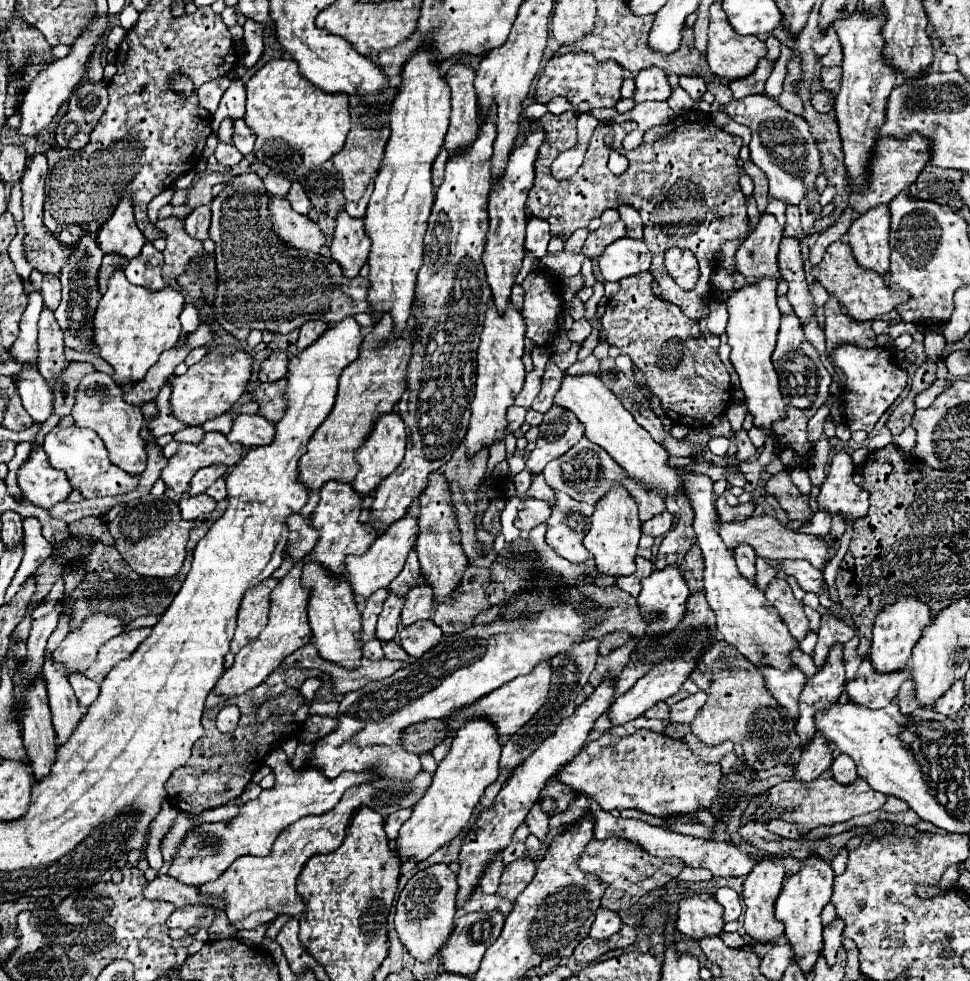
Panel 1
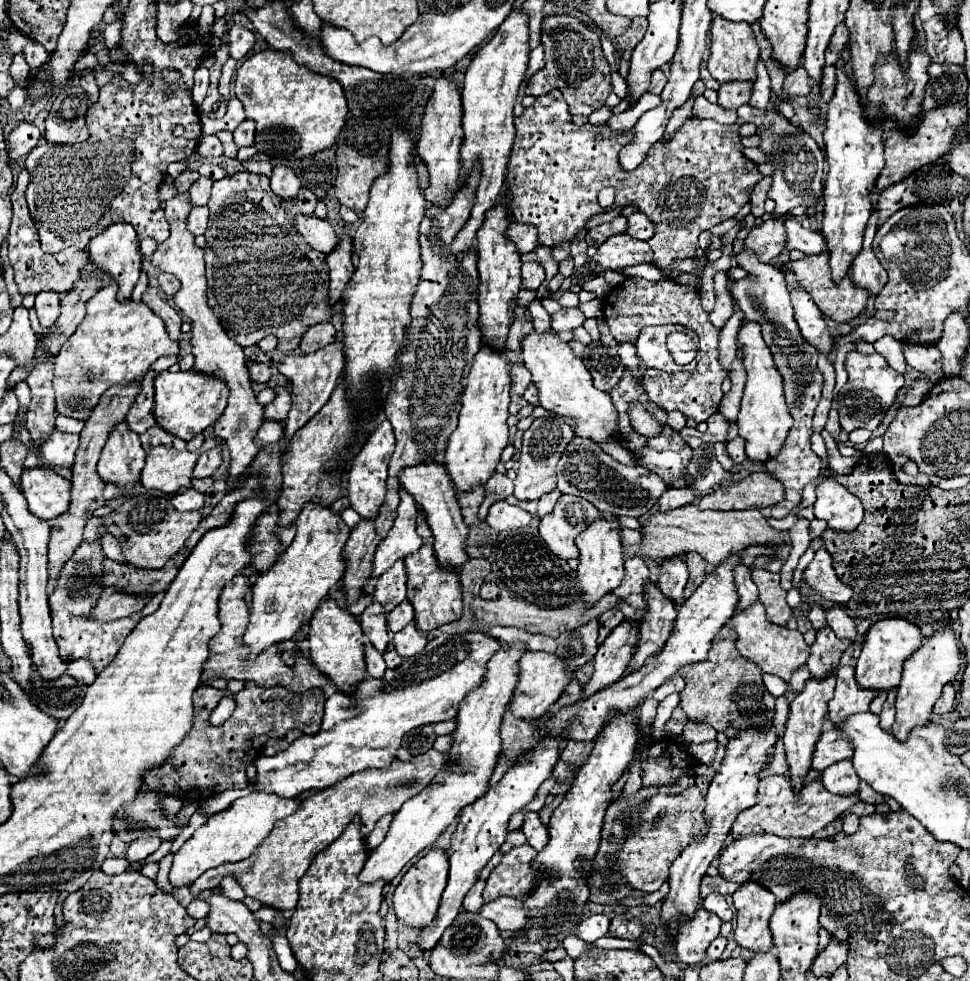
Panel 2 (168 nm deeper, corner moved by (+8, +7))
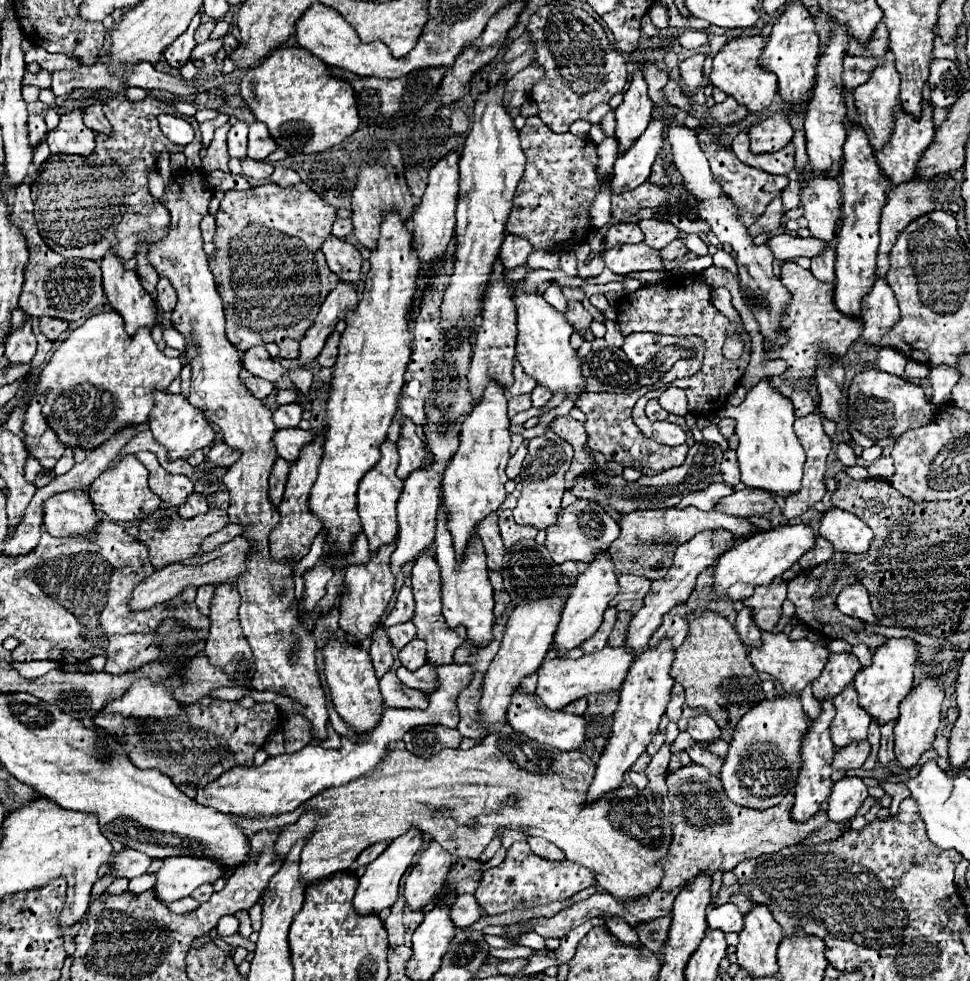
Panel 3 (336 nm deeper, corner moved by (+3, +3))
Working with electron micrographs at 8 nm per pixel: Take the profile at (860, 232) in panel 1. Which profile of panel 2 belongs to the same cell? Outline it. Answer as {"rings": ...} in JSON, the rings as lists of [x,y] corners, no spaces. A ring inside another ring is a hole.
{"rings":[[[873,211],[867,229],[865,229],[865,241],[863,241],[863,251],[855,257],[855,263],[851,267],[851,279],[857,287],[865,289],[869,295],[877,297],[883,289],[883,285],[887,283],[887,271],[883,269],[883,265],[877,261],[873,249],[871,249],[871,241],[875,237],[877,231],[877,215]]]}

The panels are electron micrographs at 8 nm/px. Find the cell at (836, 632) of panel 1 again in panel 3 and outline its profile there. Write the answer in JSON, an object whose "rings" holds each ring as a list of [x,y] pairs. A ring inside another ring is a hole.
{"rings":[[[830,653],[828,663],[818,679],[812,681],[812,691],[818,701],[836,697],[848,683],[852,683],[860,661],[854,653]]]}

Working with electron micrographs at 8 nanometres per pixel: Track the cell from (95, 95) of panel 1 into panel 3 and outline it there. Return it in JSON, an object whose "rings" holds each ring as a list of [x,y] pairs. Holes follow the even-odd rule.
{"rings":[[[72,109],[60,115],[60,123],[46,137],[52,153],[90,155],[94,151],[94,131],[82,121],[82,111]]]}

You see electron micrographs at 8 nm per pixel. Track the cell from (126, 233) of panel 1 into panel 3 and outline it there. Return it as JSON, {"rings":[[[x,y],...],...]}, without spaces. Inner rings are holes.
{"rings":[[[108,251],[104,261],[100,261],[100,267],[104,293],[112,309],[122,315],[126,333],[134,335],[138,327],[152,329],[156,323],[156,305],[144,291],[138,273],[126,269],[114,251]]]}

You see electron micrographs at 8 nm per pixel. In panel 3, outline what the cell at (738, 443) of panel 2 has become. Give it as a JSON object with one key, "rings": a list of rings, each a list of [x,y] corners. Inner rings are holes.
{"rings":[[[728,449],[722,457],[722,479],[724,483],[728,485],[736,485],[740,483],[740,467],[736,463],[736,451],[734,449]]]}

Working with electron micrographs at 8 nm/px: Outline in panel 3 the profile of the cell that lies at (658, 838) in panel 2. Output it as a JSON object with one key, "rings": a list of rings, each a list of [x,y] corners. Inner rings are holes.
{"rings":[[[690,765],[668,773],[666,783],[674,811],[672,845],[666,859],[660,861],[660,867],[664,867],[664,879],[660,883],[662,891],[674,891],[682,887],[700,871],[732,871],[744,859],[764,853],[778,853],[782,847],[798,845],[830,821],[828,811],[822,809],[814,815],[814,819],[808,819],[808,823],[796,823],[790,815],[794,803],[792,793],[784,795],[784,799],[776,807],[770,807],[766,811],[738,807],[724,795],[720,779],[700,765]]]}

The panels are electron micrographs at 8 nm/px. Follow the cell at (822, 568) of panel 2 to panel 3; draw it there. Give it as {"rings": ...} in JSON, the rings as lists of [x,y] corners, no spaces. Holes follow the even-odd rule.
{"rings":[[[854,583],[848,585],[840,591],[840,595],[836,597],[836,607],[850,617],[858,617],[870,623],[878,623],[872,615],[870,609],[870,601],[868,601],[868,591],[862,587],[862,583]]]}

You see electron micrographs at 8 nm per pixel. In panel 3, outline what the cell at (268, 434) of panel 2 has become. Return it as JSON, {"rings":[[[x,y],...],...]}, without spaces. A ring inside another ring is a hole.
{"rings":[[[290,427],[290,429],[278,429],[274,435],[274,445],[278,451],[278,457],[286,461],[298,459],[300,447],[310,443],[314,437],[312,431],[302,431],[300,427]]]}

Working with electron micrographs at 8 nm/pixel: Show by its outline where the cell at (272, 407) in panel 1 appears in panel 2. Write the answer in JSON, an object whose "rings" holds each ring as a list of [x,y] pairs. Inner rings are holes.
{"rings":[[[275,387],[275,391],[277,391],[275,401],[265,407],[265,419],[283,421],[283,419],[287,419],[287,413],[291,409],[291,395],[289,395],[287,387]]]}

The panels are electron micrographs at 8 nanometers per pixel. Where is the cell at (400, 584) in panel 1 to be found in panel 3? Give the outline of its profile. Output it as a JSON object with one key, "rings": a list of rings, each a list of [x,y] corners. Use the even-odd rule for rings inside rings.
{"rings":[[[402,585],[394,607],[390,609],[390,613],[384,619],[386,627],[392,627],[396,623],[404,623],[412,619],[412,611],[414,611],[414,597],[412,597],[412,589],[408,585]]]}

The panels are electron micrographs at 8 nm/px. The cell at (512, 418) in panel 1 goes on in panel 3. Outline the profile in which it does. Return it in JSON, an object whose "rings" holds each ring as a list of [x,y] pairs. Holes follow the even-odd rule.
{"rings":[[[508,395],[508,417],[512,419],[516,413],[520,411],[526,411],[532,407],[532,401],[530,401],[530,395],[518,395],[518,397],[510,397]]]}

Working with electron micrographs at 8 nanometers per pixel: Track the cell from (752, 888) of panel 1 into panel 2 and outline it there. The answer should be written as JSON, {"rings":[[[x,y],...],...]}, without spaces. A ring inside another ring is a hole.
{"rings":[[[745,883],[733,893],[737,909],[735,941],[749,951],[769,951],[773,947],[769,919],[775,911],[775,895],[759,883]]]}

